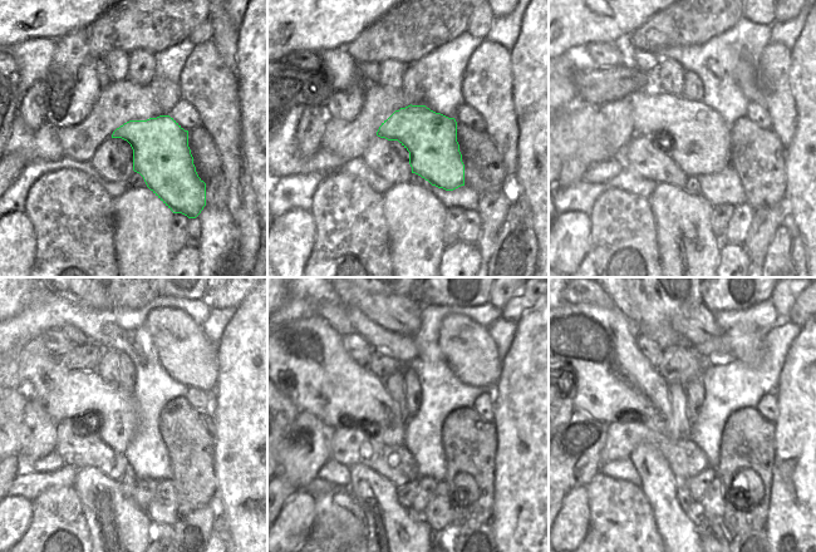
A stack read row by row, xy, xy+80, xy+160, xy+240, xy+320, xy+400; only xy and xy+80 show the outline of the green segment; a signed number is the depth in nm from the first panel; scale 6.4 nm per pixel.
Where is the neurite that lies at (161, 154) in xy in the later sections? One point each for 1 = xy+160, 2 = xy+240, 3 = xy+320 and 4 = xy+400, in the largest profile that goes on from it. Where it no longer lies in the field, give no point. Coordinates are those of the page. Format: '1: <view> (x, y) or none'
1: xy+160 (698, 141)
2: xy+240 (63, 393)
3: xy+320 (305, 359)
4: xy+400 (593, 350)

